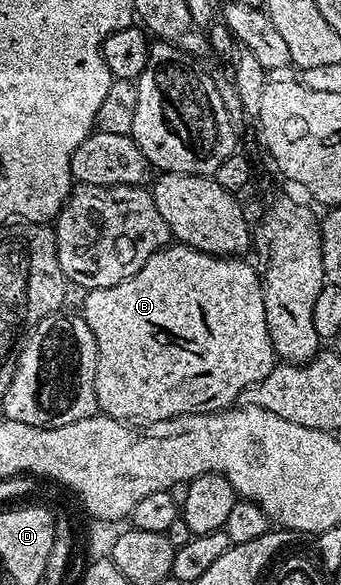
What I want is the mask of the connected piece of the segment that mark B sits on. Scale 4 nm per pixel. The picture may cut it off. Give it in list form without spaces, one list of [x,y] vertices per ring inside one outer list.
[[[171,243],[166,248],[154,253],[144,263],[136,275],[116,283],[112,287],[91,289],[82,301],[80,316],[88,323],[96,341],[98,362],[96,363],[96,399],[98,408],[105,416],[123,423],[153,423],[167,421],[173,417],[183,417],[189,413],[217,413],[220,409],[231,408],[239,400],[238,396],[260,384],[274,370],[276,354],[272,347],[272,339],[268,331],[268,319],[264,311],[264,295],[262,294],[262,279],[257,268],[237,256],[215,257],[213,253],[202,253],[191,245]]]

